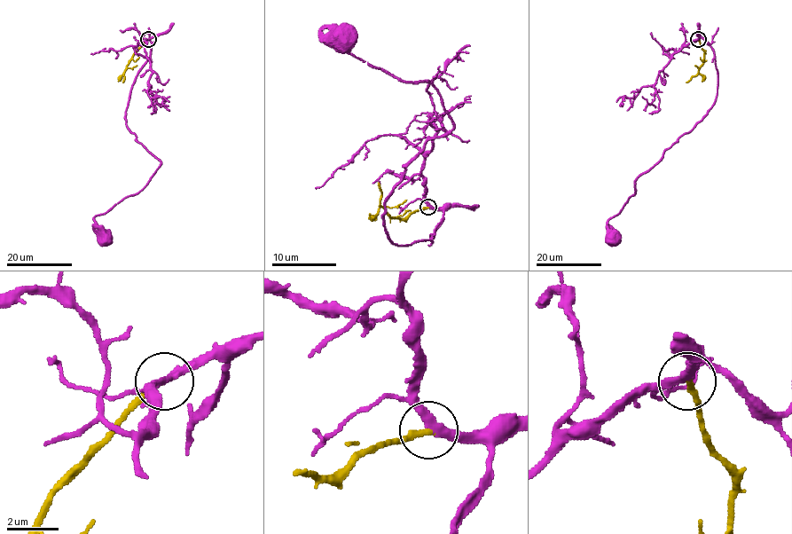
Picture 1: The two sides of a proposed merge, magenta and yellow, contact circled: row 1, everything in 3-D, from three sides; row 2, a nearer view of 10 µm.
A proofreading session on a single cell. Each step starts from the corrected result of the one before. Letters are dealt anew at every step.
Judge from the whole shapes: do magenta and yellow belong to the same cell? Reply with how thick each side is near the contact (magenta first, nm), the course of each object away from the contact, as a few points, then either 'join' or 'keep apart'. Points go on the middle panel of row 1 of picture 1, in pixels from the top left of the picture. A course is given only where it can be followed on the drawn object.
320 nm thick on the magenta side, 240 nm on the other; magenta runs (428, 207), (443, 213), (432, 237), (389, 239), (385, 199), (452, 128), (442, 95), (320, 32), (343, 41); yellow runs (428, 207), (406, 218), (393, 218), (381, 207), (379, 183); join

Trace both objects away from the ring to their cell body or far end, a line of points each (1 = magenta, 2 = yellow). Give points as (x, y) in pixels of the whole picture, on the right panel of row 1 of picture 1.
1: (698, 39), (701, 37), (714, 52), (717, 79), (715, 103), (635, 181), (635, 192), (607, 223), (614, 237)
2: (698, 39), (704, 51), (704, 61), (698, 73), (686, 82)

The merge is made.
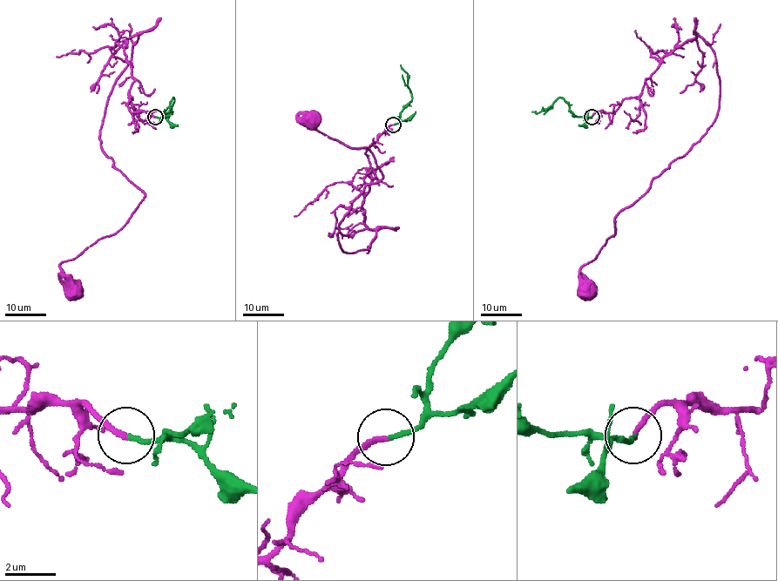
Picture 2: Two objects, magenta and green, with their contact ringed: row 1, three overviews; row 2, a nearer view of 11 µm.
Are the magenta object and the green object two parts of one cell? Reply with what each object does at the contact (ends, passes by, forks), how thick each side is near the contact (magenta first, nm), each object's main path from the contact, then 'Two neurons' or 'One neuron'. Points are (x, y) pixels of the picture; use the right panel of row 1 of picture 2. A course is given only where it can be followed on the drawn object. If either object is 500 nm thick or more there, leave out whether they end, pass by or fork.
At the ring magenta ends. At the ring green ends. Thickness 190 nm (magenta) against 190 nm. Course of magenta: (591, 117), (636, 97), (695, 37), (713, 50), (717, 116), (615, 219), (580, 272), (588, 289). Course of green: (591, 117), (577, 117), (570, 110), (570, 105), (558, 97), (542, 111), (531, 111). One neuron

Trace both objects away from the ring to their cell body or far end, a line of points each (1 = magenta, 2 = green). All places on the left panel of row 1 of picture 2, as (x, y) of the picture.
1: (154, 117), (127, 106), (131, 37), (101, 149), (145, 198), (114, 233), (60, 264), (74, 289)
2: (156, 117), (164, 117), (171, 110), (173, 97), (169, 111), (163, 111)

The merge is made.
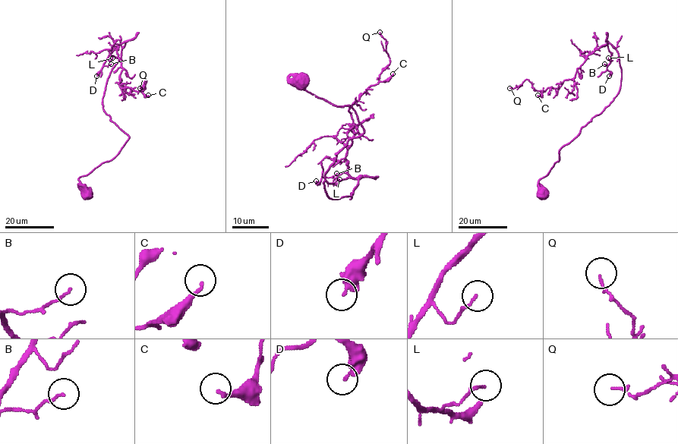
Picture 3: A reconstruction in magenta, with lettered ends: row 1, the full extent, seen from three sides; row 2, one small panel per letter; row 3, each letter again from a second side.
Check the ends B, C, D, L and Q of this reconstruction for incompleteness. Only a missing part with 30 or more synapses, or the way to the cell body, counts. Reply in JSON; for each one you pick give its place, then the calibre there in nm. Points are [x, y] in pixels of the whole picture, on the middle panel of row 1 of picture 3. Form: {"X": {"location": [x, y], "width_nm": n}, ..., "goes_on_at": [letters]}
{"goes_on_at": []}

